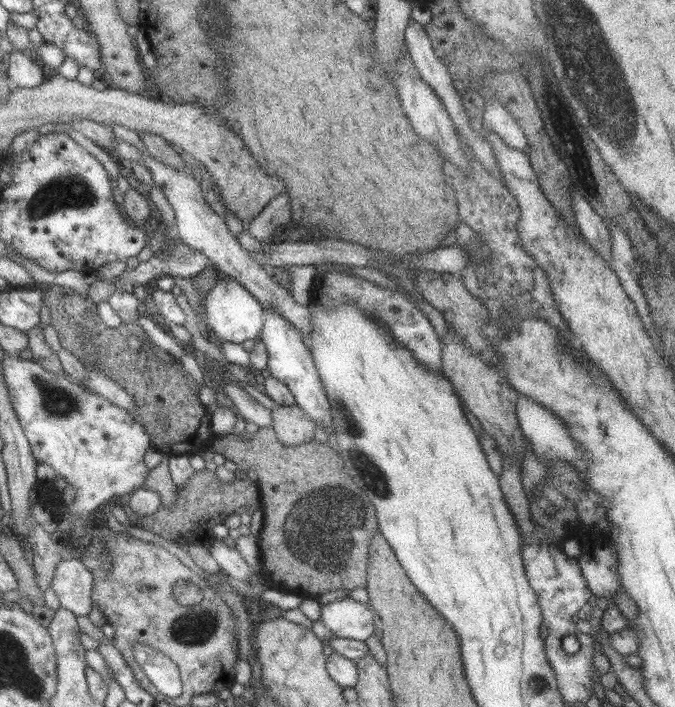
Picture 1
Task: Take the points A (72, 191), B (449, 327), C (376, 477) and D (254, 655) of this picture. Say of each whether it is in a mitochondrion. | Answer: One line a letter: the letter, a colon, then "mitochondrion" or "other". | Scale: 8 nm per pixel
A: mitochondrion
B: other
C: mitochondrion
D: other

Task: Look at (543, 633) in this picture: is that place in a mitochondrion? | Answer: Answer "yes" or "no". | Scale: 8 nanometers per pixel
no

